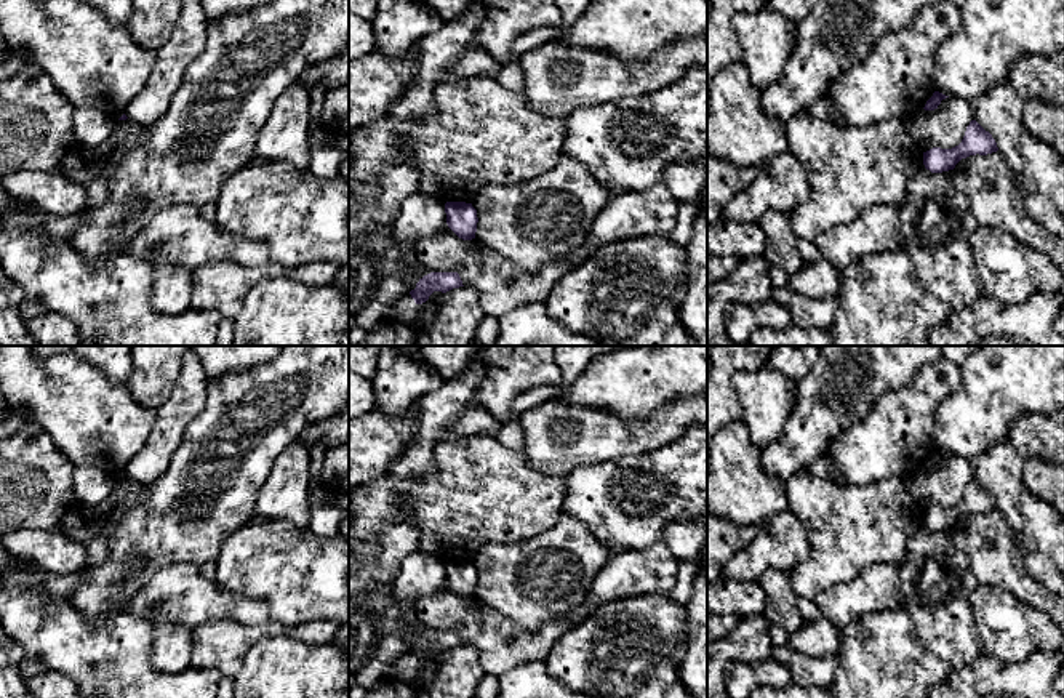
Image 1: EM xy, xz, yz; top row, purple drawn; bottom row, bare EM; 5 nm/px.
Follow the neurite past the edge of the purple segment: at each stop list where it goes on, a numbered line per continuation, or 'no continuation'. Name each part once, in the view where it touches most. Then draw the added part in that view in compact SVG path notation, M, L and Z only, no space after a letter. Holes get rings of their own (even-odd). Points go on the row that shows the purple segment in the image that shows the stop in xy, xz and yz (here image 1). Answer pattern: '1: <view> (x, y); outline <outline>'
1: xz (405, 311); outline M410 293L394 301L389 311L390 322L410 327L421 314L421 307L414 303Z

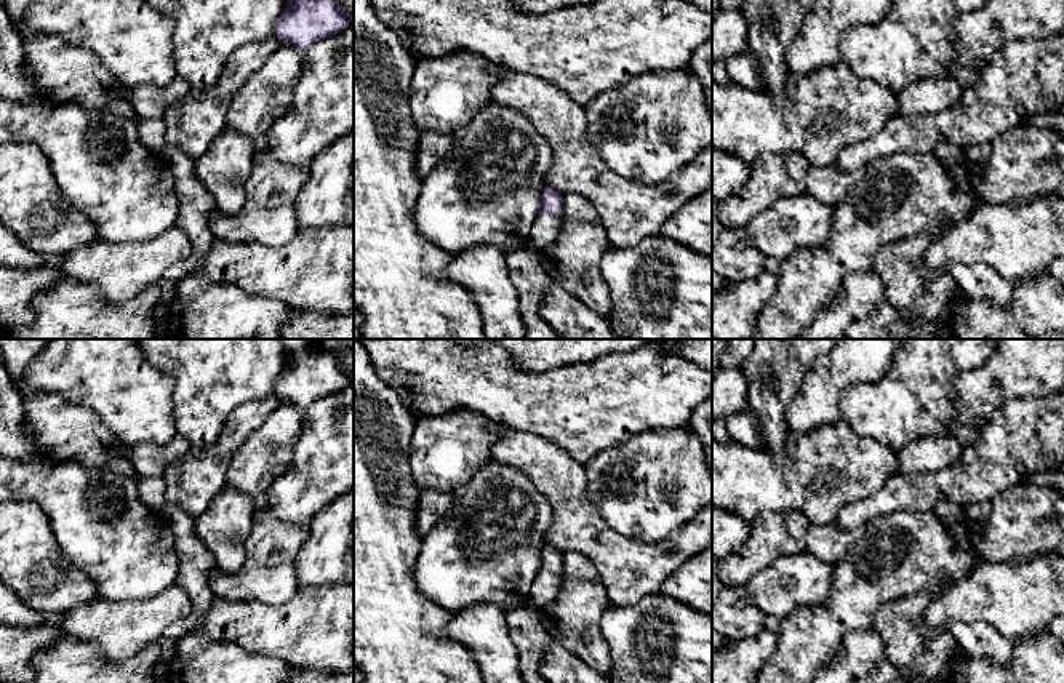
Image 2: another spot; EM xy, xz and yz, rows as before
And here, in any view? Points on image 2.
1: xz (546, 229); outline M538 216L531 227L531 246L542 251L558 240L562 216Z

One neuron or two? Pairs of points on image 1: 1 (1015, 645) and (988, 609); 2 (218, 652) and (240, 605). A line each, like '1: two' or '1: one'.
1: one
2: two

